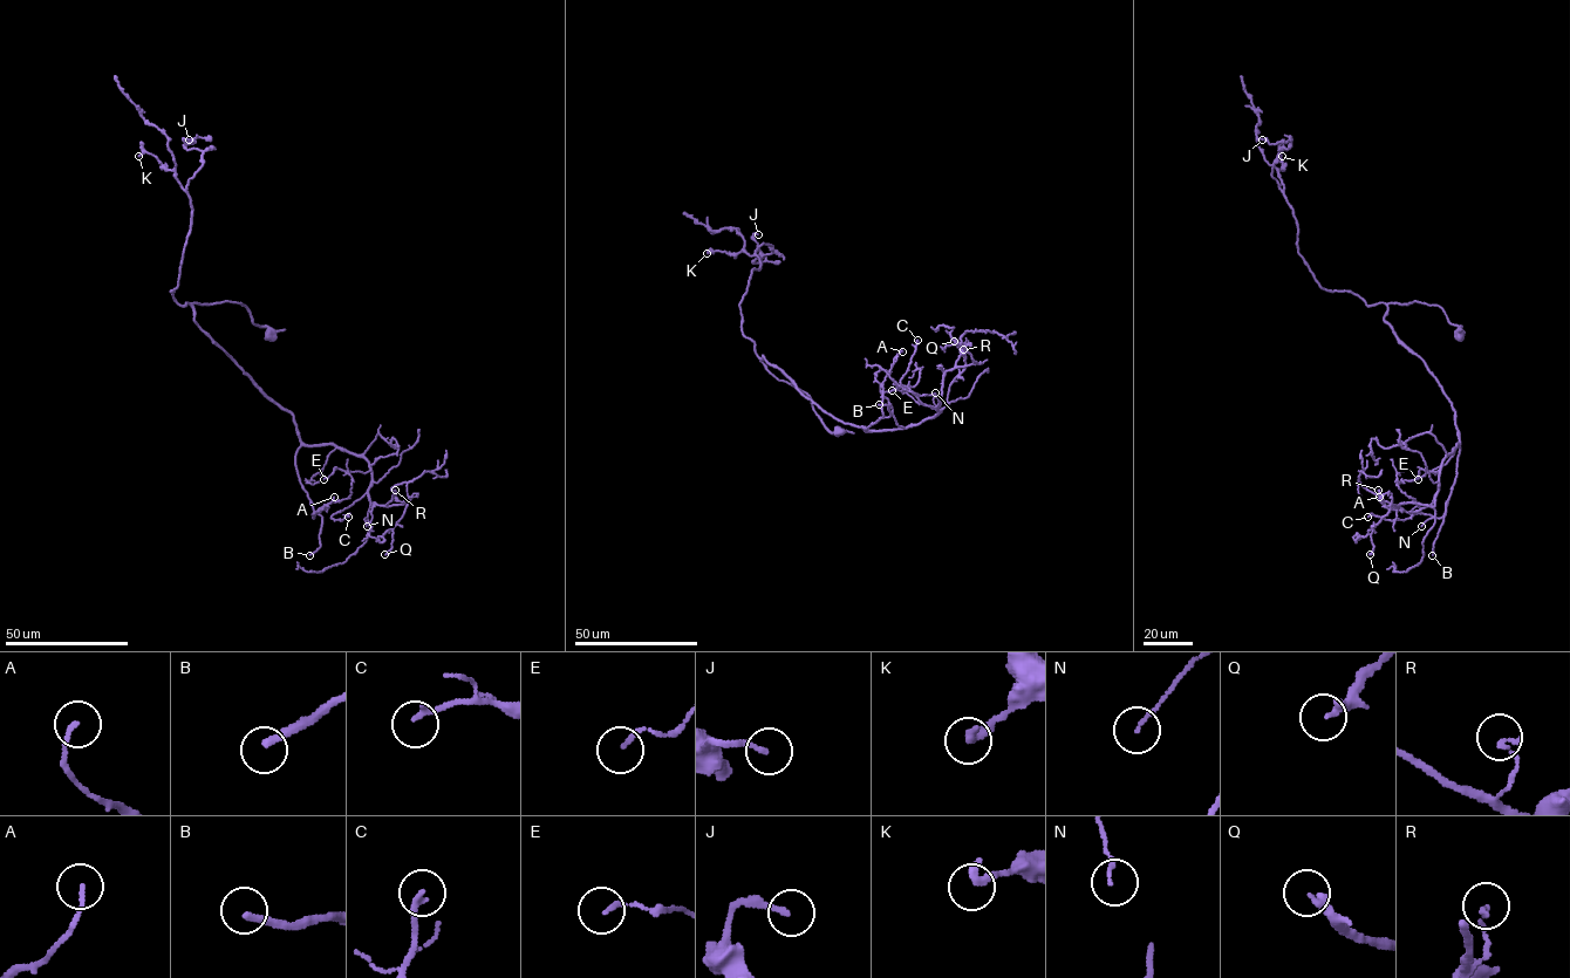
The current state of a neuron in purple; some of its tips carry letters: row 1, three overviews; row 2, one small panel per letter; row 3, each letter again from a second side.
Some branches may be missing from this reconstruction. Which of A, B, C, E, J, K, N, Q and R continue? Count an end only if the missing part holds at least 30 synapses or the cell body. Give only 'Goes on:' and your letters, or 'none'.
Goes on: B

